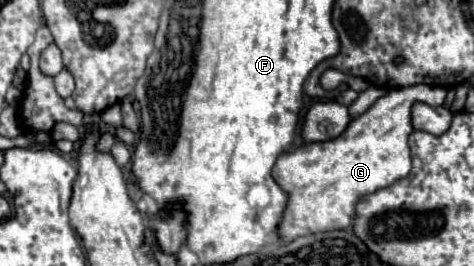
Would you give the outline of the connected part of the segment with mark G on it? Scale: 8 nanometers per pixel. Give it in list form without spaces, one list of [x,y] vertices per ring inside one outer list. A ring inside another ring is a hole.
[[[413,85],[393,89],[377,99],[363,115],[351,119],[345,133],[323,143],[305,143],[281,153],[273,165],[273,179],[289,195],[281,225],[277,227],[281,243],[289,243],[309,233],[345,229],[353,225],[359,197],[389,187],[411,171],[411,153],[407,137],[411,135],[411,107],[421,101],[441,105],[447,91],[443,87]]]

